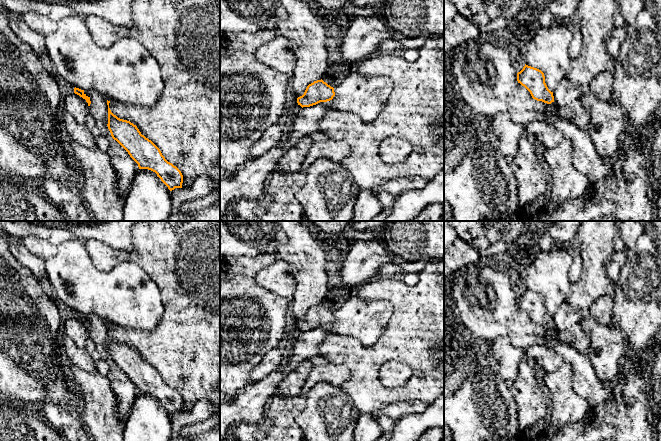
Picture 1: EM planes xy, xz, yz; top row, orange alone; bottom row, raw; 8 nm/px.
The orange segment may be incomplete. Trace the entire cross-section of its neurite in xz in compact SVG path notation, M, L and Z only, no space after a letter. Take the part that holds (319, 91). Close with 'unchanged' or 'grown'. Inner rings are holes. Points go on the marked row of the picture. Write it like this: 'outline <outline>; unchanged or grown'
outline M321 79L309 84L304 94L297 98L297 103L302 108L310 107L320 102L330 101L334 96L334 88Z; unchanged

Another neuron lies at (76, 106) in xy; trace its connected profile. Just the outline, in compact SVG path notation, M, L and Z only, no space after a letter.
M73 93L63 98L62 110L68 112L78 123L84 124L88 116L88 103Z

